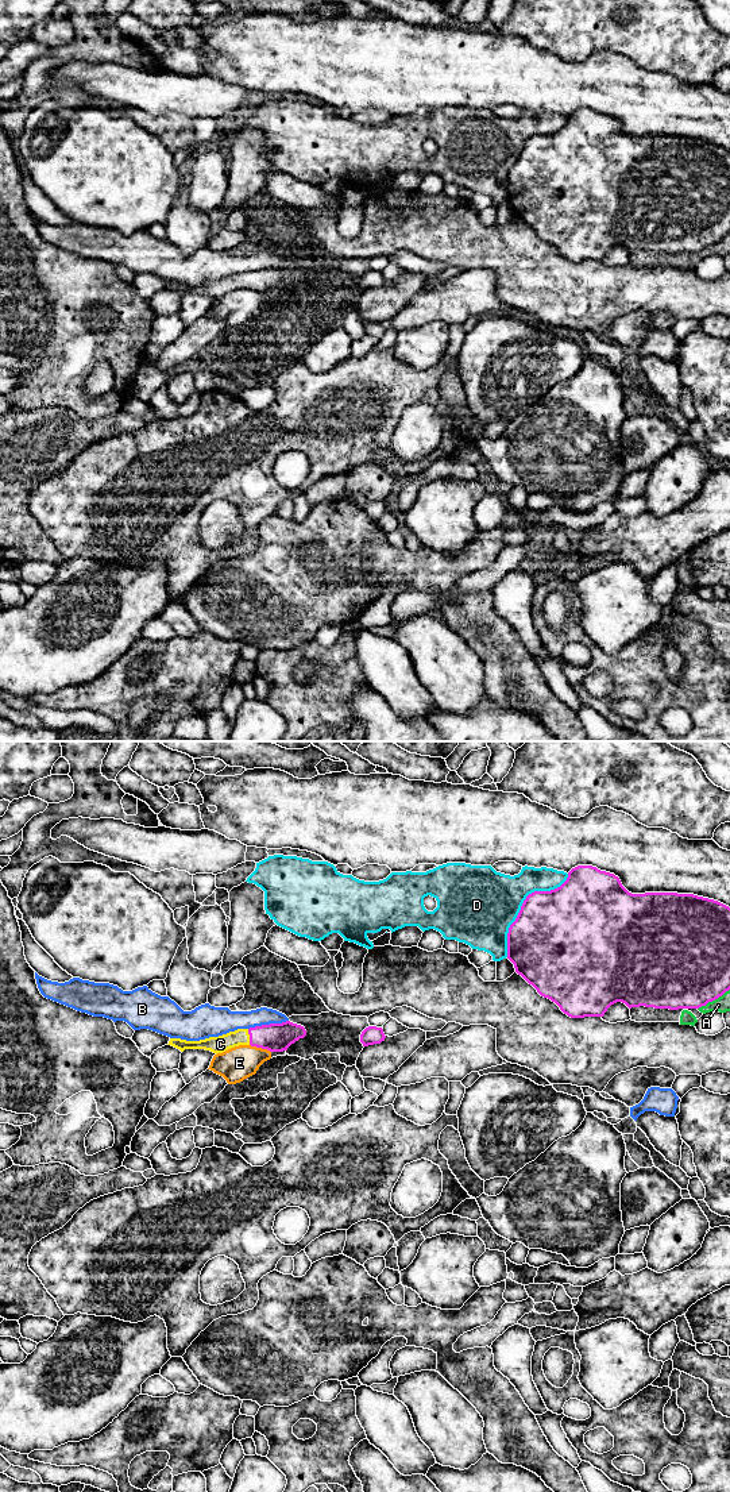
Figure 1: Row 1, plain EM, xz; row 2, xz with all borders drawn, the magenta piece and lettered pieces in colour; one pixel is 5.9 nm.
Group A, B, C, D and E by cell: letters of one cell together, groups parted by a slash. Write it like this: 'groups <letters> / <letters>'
groups A / B / C / D / E

